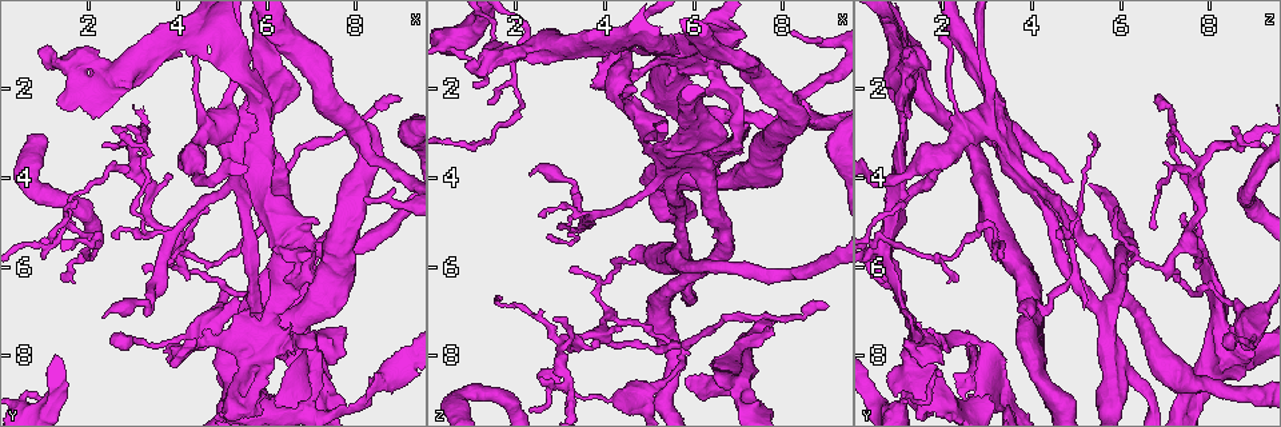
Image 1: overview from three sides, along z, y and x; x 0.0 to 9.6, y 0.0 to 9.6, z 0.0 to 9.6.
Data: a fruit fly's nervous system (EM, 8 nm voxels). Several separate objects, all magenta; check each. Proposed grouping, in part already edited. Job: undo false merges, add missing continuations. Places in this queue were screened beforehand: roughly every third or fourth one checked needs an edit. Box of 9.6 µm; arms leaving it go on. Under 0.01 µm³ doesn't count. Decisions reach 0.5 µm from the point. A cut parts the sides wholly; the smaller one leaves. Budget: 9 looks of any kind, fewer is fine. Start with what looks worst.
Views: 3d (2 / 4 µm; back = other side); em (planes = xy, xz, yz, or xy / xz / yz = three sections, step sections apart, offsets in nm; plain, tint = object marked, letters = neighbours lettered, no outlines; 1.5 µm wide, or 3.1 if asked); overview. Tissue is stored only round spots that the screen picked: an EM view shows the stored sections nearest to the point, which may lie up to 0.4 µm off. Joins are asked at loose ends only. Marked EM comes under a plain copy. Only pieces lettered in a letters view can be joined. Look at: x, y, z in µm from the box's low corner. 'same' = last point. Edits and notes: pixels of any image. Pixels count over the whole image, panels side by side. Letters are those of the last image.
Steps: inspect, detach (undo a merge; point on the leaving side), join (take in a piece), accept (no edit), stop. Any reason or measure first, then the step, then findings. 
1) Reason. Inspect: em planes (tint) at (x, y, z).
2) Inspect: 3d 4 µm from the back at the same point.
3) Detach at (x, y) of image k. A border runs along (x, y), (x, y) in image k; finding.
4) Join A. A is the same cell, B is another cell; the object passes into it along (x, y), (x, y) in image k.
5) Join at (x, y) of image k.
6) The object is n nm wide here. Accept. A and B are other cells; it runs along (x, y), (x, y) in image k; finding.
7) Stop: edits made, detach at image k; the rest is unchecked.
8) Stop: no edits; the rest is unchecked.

Thick turns thin. Inspect: 3d 4 µm at (7.00, 7.95, 2.95).

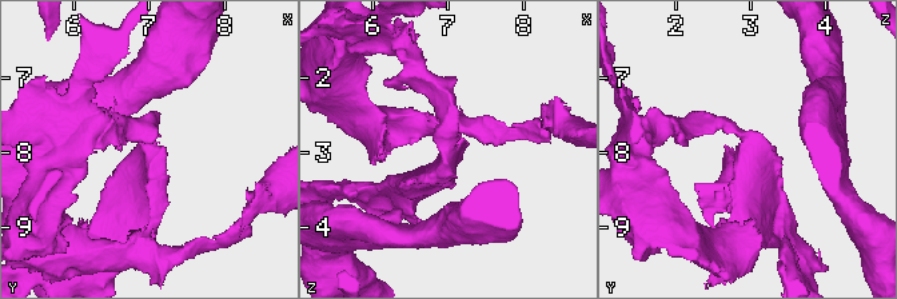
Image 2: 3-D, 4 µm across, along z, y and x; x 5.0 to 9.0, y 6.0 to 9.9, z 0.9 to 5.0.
Now the EM. Inspect: em yz step 8 (tint) at (6.95, 7.90, 3.00).

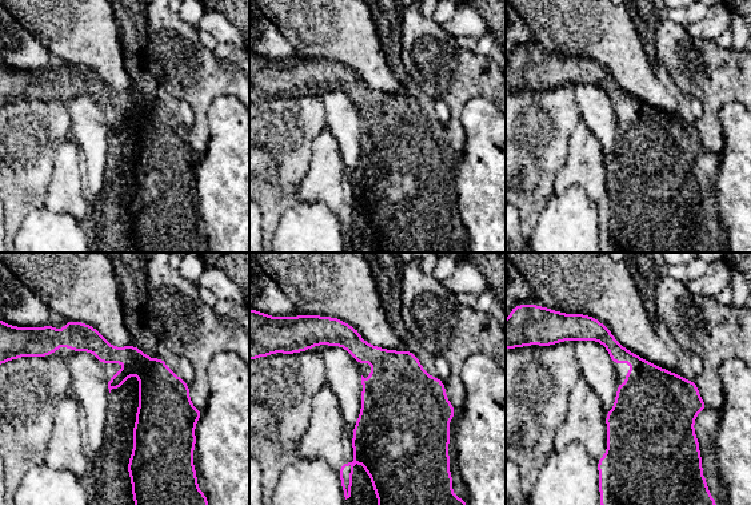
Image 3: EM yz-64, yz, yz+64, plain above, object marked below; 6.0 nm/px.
Inspect: em planes (letters) at the same point.

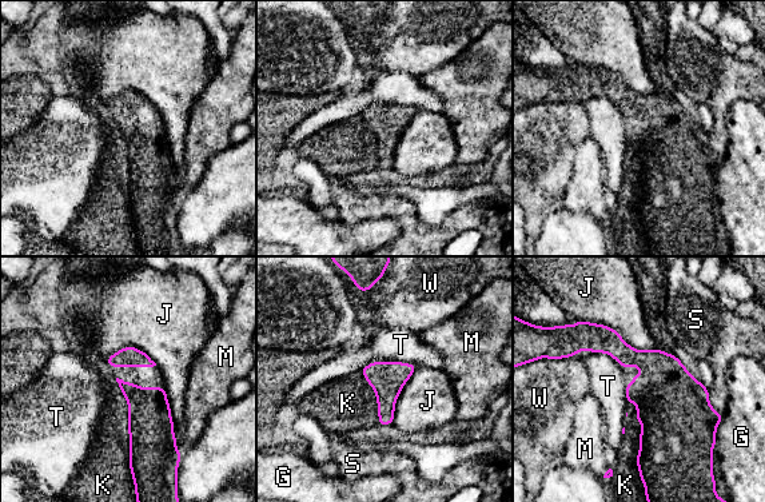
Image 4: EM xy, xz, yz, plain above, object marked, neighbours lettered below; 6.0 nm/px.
The longest contact is with K, 600 nm. Accept. G, J, K, M, S, T and W are other cells; a border runs along (116, 381), (127, 403), (132, 475) in image 4; one neuron here.

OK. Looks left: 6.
Abrupt turn. Inspect: 3d 4 µm at (2.20, 5.30, 0.70).

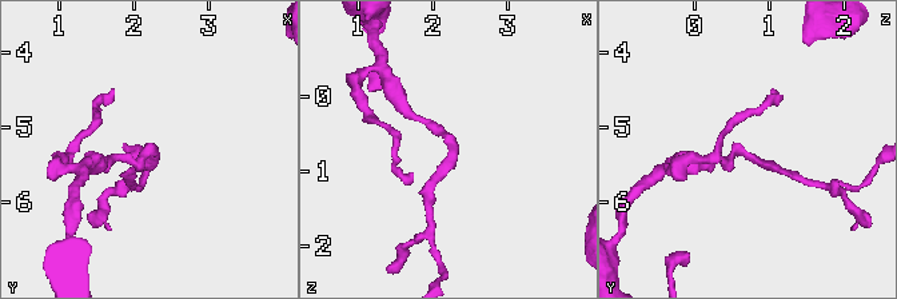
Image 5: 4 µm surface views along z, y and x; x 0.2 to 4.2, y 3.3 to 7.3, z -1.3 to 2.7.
Shape alone is not enough. Inspect: em planes (letters) at (2.25, 5.30, 0.60).

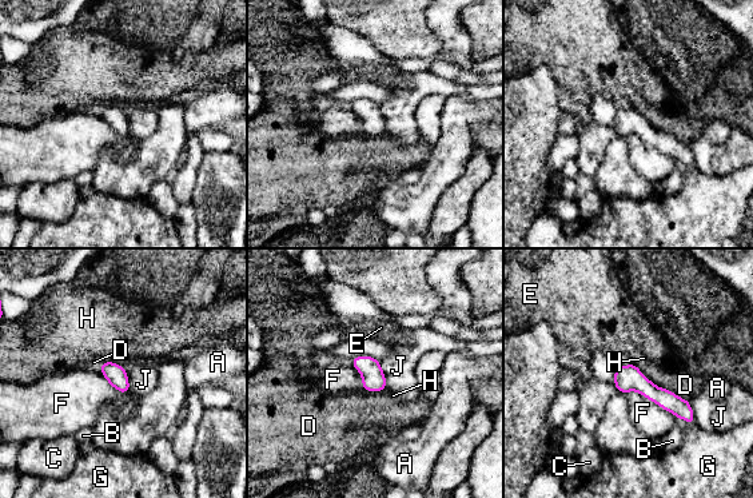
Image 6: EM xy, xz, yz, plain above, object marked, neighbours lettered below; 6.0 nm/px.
The object is 120 nm wide here. Accept. A, B, C, D, E, F, G, H and J are other cells; a border runs along (379, 362), (386, 387) in image 6; all the same neuron.

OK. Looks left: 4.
Abrupt turn. Inspect: 3d 2 µm at (4.45, 7.80, 1.60).

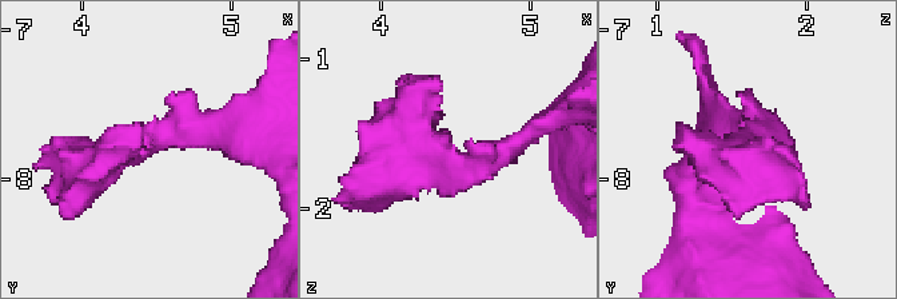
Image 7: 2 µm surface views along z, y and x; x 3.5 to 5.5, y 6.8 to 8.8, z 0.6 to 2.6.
Need the tissue. Inspect: em planes (tint) at (4.40, 7.74, 1.60).

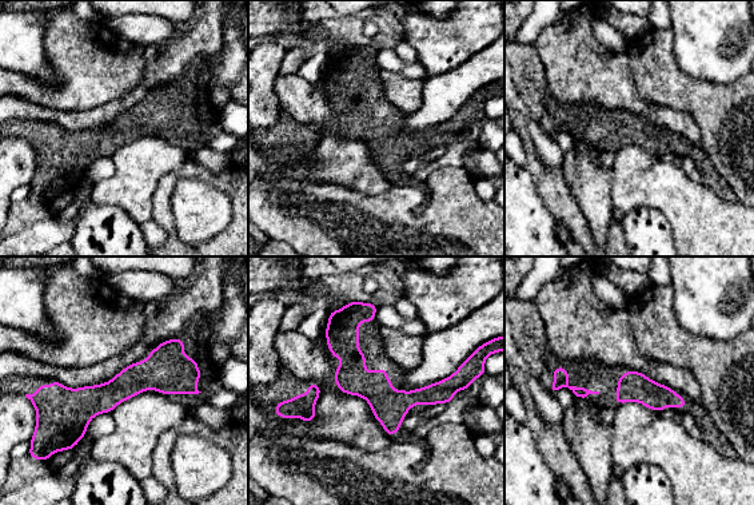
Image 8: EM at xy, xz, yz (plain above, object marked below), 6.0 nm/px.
Inspect: em planes (letters) at the same point.

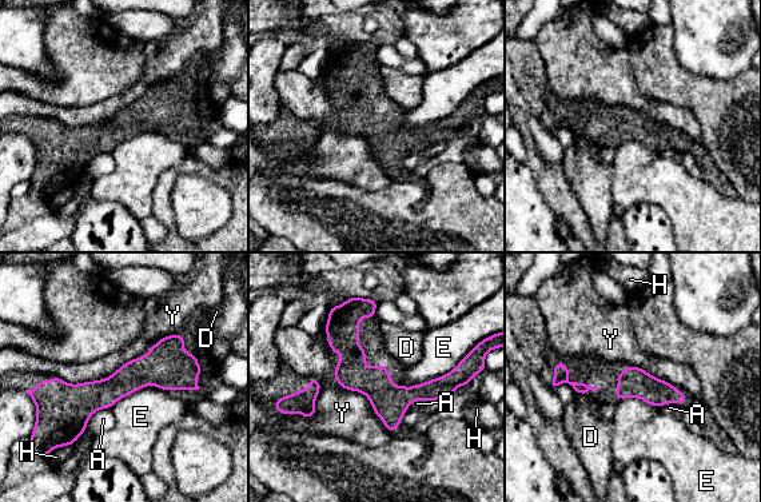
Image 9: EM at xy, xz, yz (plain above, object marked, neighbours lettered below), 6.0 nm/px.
Accept. A, D, E, H and Y are other cells; a border runs along (186, 337), (54, 377) in image 9; one neuron here.

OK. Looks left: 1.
Stop: no edits; the rest is unchecked.

